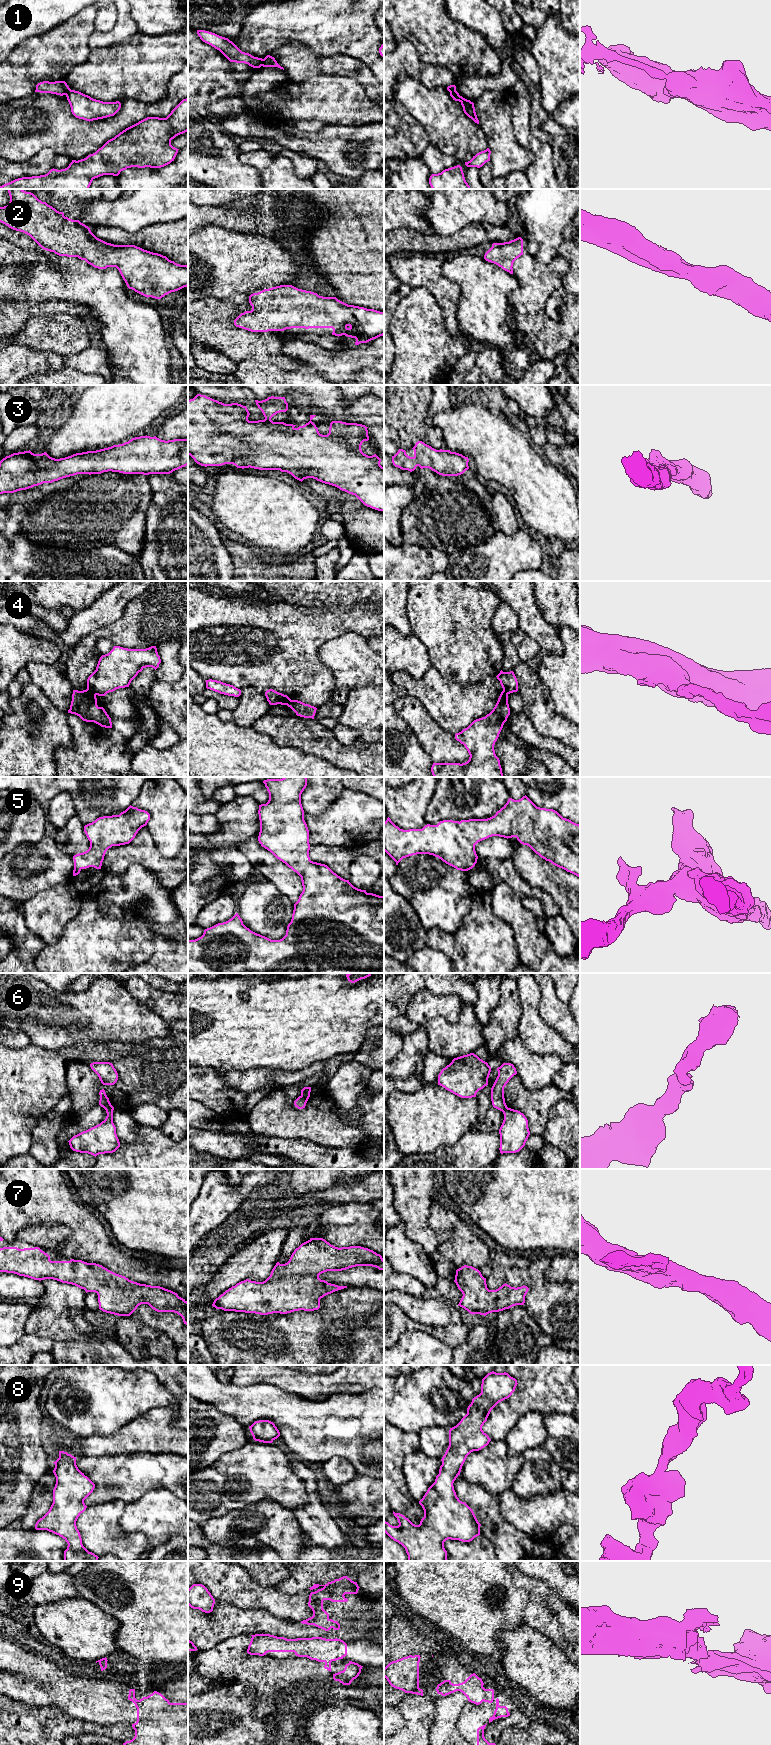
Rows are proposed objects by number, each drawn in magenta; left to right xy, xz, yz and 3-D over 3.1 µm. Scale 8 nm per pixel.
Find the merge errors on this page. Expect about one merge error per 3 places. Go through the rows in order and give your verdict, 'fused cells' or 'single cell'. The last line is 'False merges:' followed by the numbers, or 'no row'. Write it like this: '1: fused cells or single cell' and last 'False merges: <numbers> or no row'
1: fused cells
2: single cell
3: single cell
4: fused cells
5: single cell
6: fused cells
7: single cell
8: single cell
9: fused cells
False merges: 1, 4, 6, 9

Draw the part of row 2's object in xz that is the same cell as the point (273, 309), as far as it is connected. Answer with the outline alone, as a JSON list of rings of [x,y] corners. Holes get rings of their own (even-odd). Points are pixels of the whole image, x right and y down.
[[[280,285],[264,289],[249,296],[251,311],[241,313],[235,320],[236,327],[251,332],[284,331],[291,328],[332,328],[332,335],[355,338],[355,345],[367,343],[384,335],[384,312],[348,305],[336,297],[323,297],[317,293]]]

